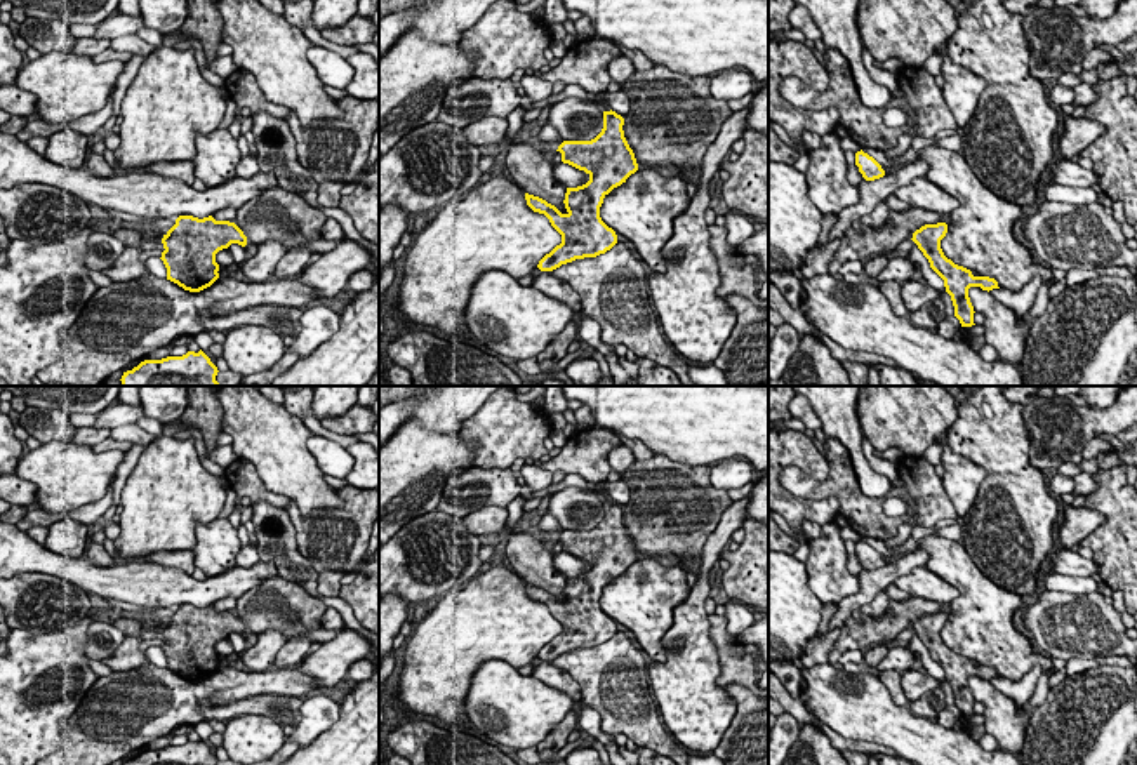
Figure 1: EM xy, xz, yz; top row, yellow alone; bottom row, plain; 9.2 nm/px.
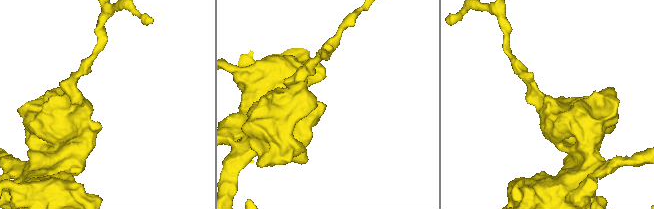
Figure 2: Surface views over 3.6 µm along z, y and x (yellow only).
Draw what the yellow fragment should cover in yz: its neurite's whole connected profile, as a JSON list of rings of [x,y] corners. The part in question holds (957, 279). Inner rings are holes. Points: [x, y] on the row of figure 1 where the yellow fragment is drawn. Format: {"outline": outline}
{"outline": [[[946,223],[925,224],[913,233],[913,242],[928,259],[930,268],[944,280],[946,292],[951,296],[954,306],[954,316],[961,327],[972,327],[974,306],[968,297],[970,287],[981,287],[982,290],[1000,289],[998,282],[989,276],[974,276],[970,269],[954,264],[948,259],[941,249],[941,240],[948,233]]]}

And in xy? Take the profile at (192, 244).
{"outline": [[[179,216],[162,243],[165,250],[160,259],[167,268],[167,280],[184,290],[200,292],[219,278],[216,254],[231,243],[245,247],[247,236],[229,221]]]}

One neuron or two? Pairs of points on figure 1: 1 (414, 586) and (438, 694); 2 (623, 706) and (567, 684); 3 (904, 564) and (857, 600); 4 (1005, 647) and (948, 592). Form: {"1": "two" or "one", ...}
{"1": "two", "2": "two", "3": "one", "4": "two"}

